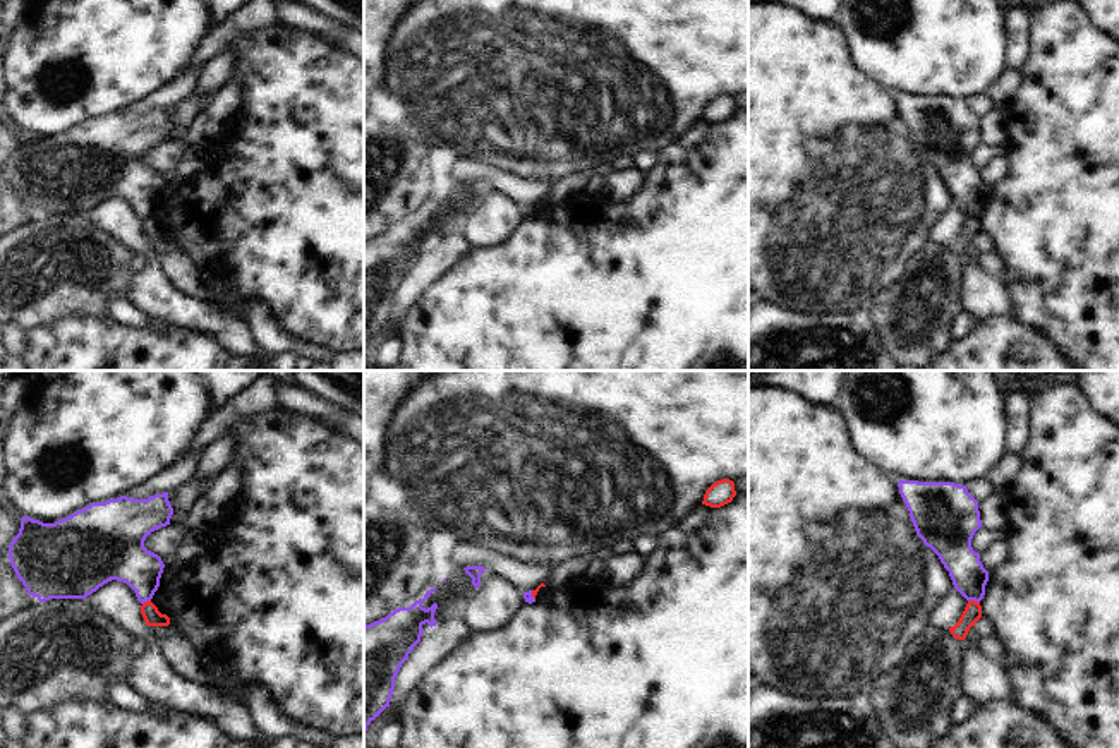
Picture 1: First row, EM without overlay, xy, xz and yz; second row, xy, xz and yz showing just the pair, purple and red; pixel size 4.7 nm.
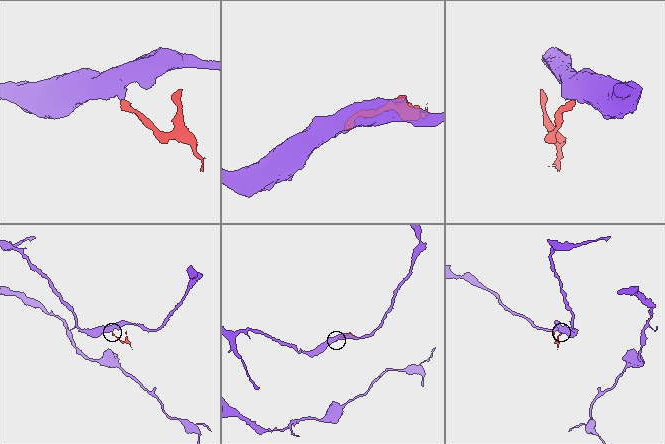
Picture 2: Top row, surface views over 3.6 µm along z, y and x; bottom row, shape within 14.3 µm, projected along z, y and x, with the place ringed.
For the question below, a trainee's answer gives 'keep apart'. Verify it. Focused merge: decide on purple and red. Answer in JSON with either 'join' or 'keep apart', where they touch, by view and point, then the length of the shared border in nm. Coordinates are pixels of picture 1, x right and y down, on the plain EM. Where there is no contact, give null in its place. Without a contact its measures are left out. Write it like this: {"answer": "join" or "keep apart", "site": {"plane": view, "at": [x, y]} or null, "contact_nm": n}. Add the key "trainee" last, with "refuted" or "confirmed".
{"answer": "keep apart", "site": {"plane": "yz", "at": [973, 215]}, "contact_nm": 60, "trainee": "confirmed"}

